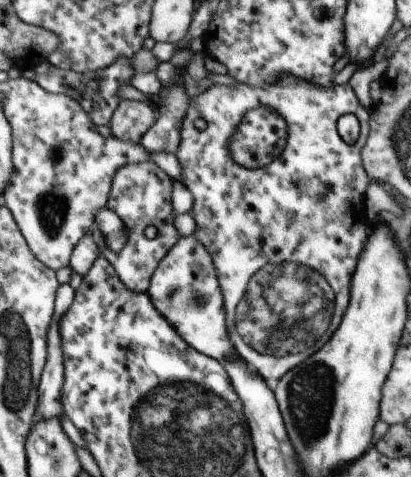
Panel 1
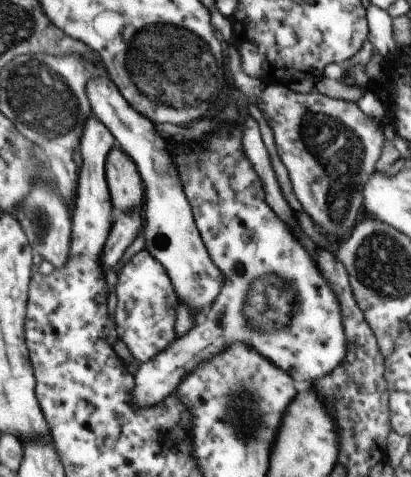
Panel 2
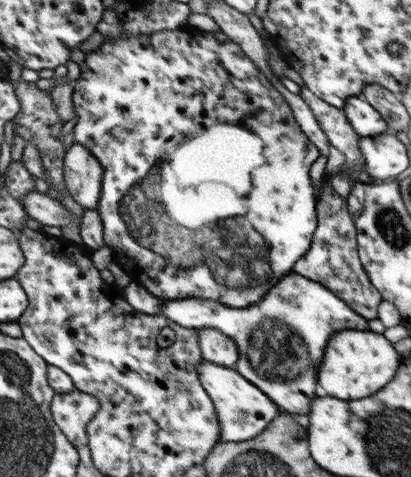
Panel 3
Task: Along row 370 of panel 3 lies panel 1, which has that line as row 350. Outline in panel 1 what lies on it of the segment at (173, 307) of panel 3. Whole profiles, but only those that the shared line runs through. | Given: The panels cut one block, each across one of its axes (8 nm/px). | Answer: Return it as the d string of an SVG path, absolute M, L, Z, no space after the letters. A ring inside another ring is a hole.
M291 74L281 76L275 84L269 84L267 88L253 88L237 82L235 86L211 84L205 92L189 100L189 108L183 116L179 132L181 142L175 156L183 168L181 184L193 194L193 208L187 214L197 222L197 228L191 236L197 238L197 242L211 256L215 278L221 290L229 342L233 344L241 360L249 368L253 368L253 372L257 372L267 382L269 388L275 388L275 384L285 374L295 370L301 360L305 360L311 352L319 350L329 340L331 332L339 324L341 314L347 306L349 280L353 278L351 272L357 270L363 244L369 238L367 236L369 218L365 218L367 204L363 204L363 190L369 184L369 176L365 174L361 158L363 146L367 144L371 132L369 120L371 120L369 112L361 106L355 90L349 84L323 88ZM257 106L275 108L287 122L289 138L283 154L275 162L271 162L261 170L245 170L231 158L229 140L237 130L237 126L241 124L245 112ZM343 114L353 114L359 120L361 134L355 144L345 144L335 130L335 122ZM197 118L205 120L207 128L197 130L193 126ZM261 270L265 270L263 280L267 280L269 288L261 288L257 282L257 274L261 274Z

